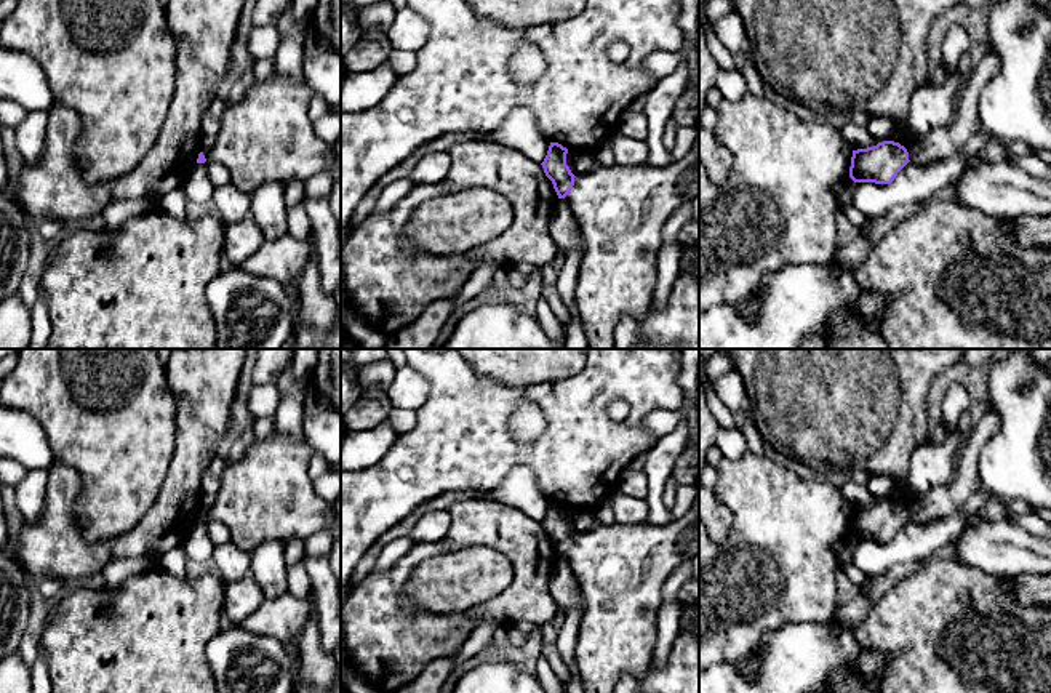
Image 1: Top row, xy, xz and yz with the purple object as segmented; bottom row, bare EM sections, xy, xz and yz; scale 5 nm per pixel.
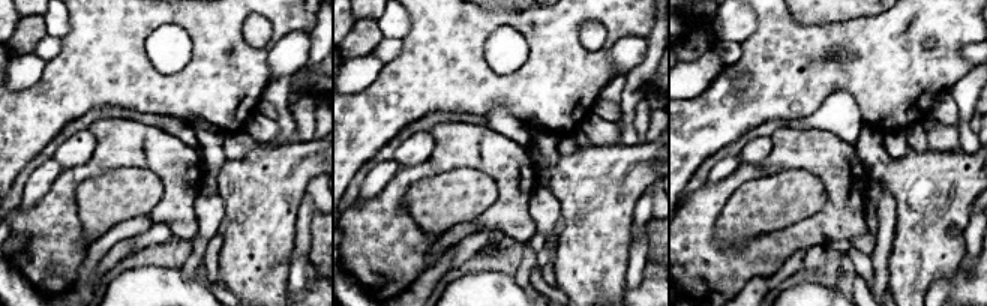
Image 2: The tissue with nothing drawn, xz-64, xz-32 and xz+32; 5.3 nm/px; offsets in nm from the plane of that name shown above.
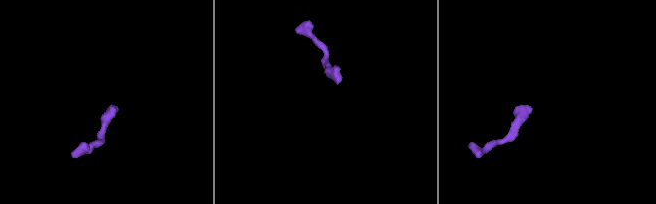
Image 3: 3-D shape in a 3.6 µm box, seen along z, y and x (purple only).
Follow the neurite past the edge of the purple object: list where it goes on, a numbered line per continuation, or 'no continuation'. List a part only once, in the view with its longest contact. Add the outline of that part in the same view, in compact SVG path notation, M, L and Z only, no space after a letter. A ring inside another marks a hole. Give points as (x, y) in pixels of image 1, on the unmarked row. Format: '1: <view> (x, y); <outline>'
1: xz (621, 568); M699 479L694 483L696 501L680 519L665 525L613 523L597 525L593 530L574 536L574 544L565 555L581 586L582 616L576 643L576 664L585 693L614 693L617 682L630 674L641 679L653 664L657 635L657 610L662 603L665 579L699 552Z

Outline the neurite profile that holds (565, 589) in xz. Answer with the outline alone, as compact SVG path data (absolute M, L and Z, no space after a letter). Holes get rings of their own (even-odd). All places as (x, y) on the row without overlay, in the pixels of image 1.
M565 557L552 567L550 594L560 611L568 611L581 599L579 581Z

